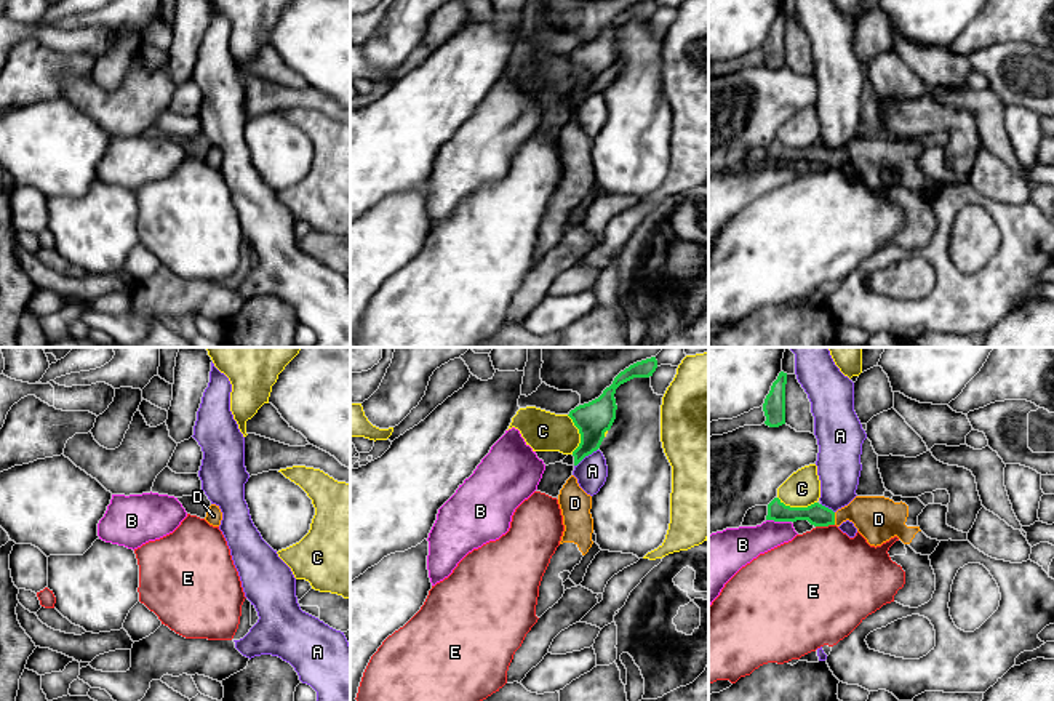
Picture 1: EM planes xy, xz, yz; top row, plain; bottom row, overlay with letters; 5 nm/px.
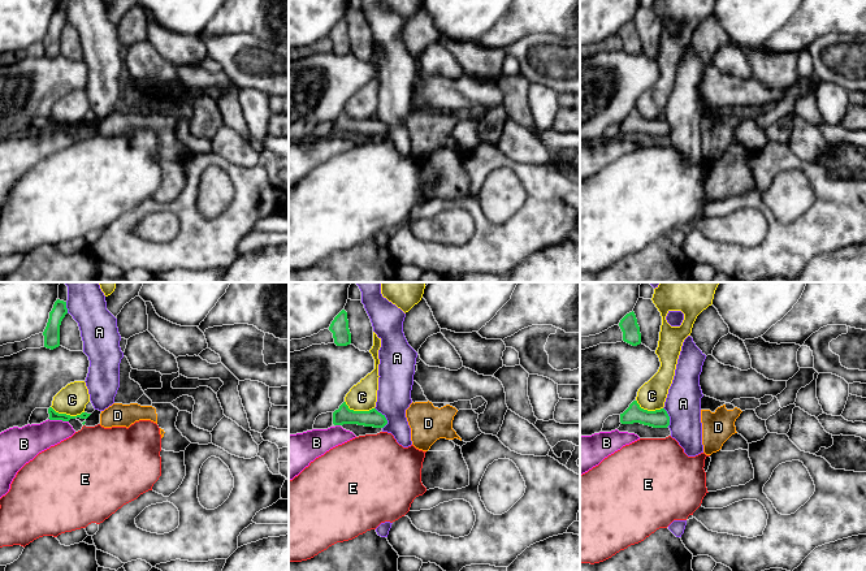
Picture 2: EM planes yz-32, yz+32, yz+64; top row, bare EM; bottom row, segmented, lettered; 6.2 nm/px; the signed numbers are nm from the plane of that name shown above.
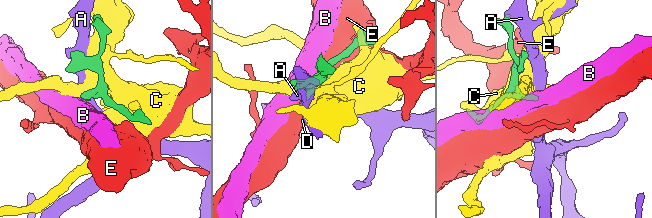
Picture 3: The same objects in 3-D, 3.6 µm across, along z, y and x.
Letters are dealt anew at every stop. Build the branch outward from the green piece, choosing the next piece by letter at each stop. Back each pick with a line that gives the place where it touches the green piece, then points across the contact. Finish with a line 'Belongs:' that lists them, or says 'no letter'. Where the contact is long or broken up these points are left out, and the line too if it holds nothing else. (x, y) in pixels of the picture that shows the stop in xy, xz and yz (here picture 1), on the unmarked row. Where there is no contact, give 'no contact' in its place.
D: yz (834, 160) | across yz (816, 156), (834, 160), (878, 160)
Belongs: D

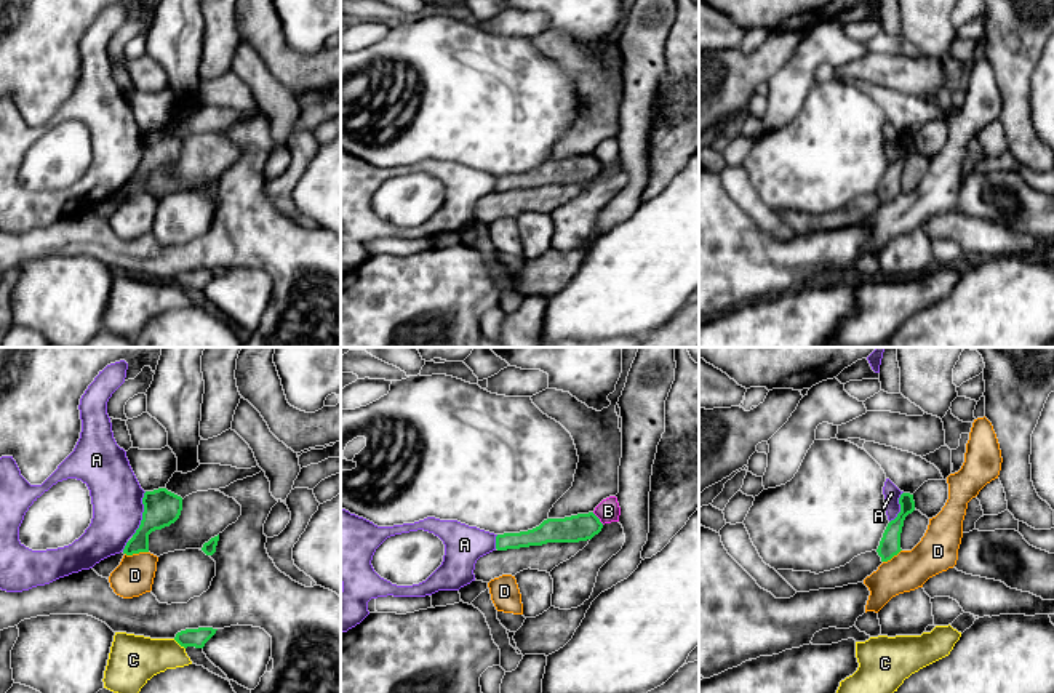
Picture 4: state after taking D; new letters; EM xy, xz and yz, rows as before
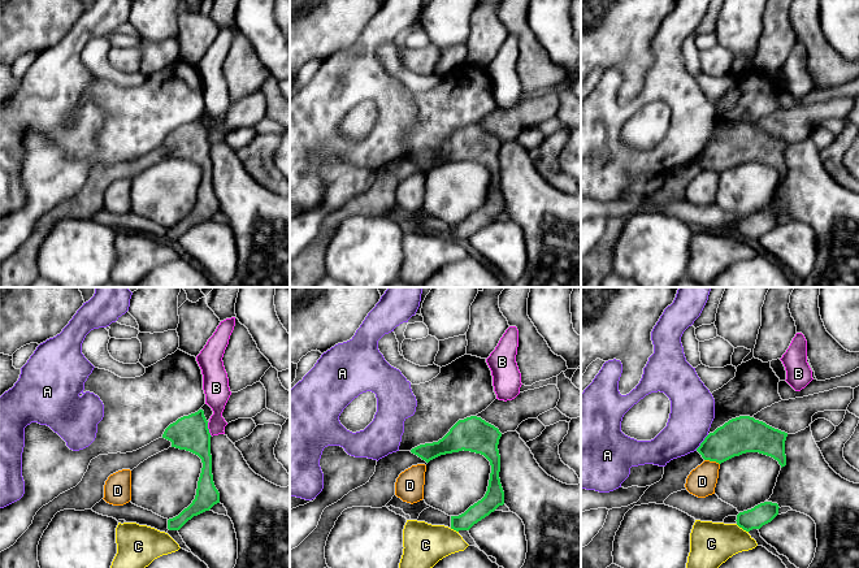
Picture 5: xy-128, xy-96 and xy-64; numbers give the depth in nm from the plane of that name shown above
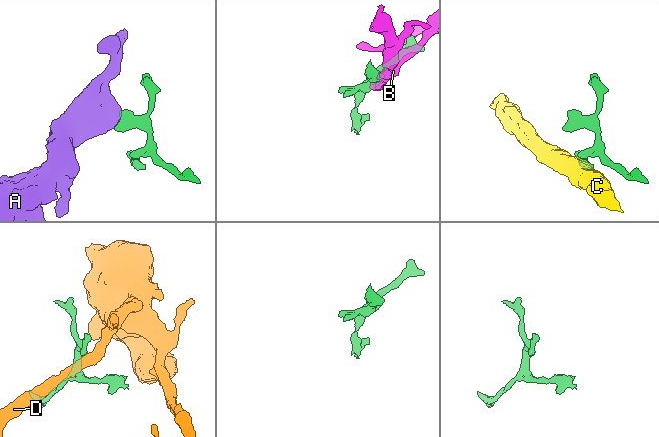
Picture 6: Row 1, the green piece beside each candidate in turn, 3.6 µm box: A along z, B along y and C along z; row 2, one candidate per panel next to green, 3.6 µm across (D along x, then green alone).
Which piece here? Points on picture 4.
Belongs: no letter

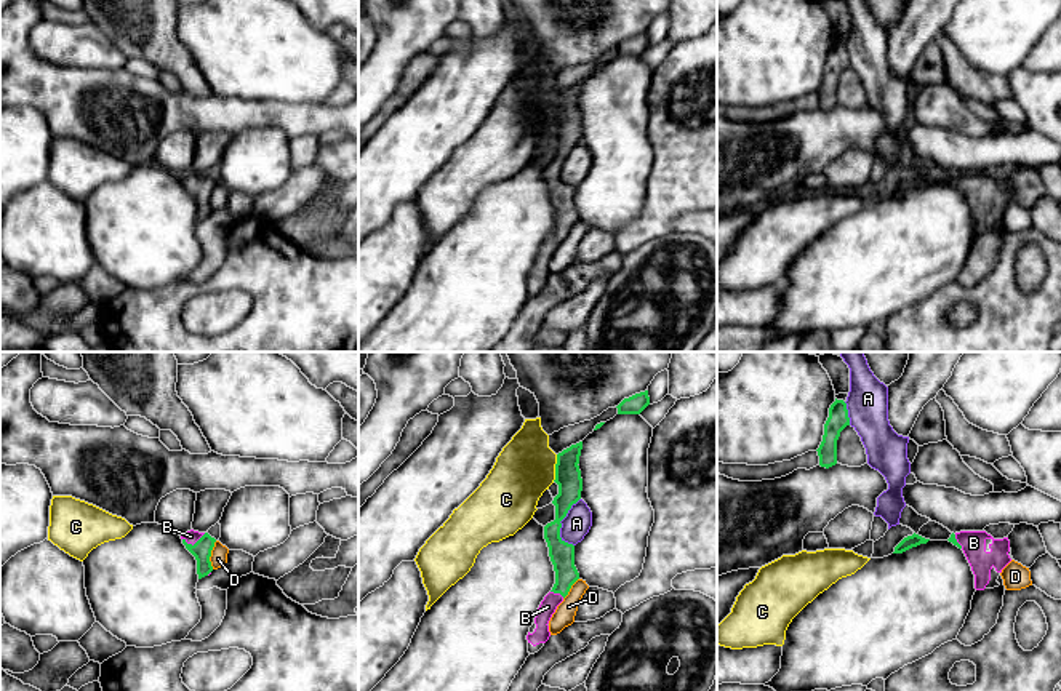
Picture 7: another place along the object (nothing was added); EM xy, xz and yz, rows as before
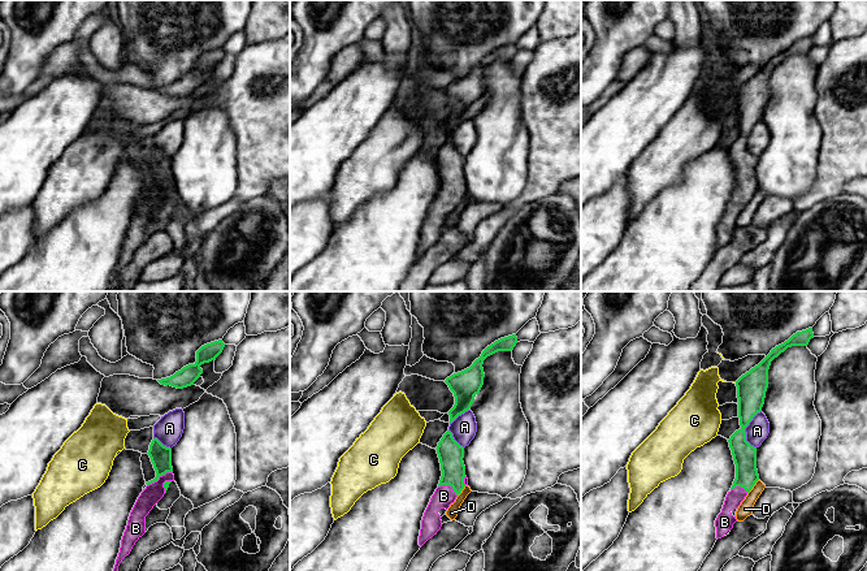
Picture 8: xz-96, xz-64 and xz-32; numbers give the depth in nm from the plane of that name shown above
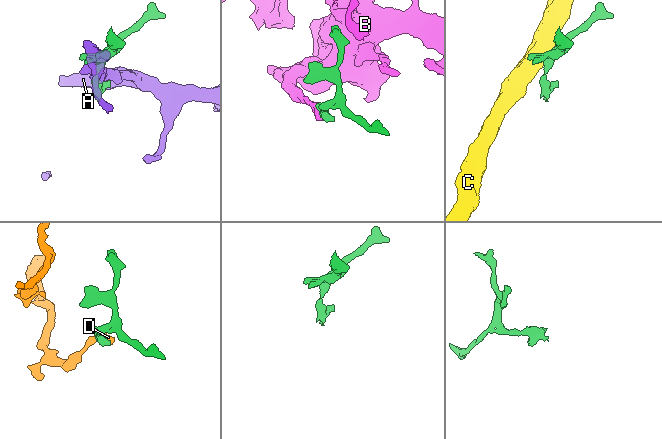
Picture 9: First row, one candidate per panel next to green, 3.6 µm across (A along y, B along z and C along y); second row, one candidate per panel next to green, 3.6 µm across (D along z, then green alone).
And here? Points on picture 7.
B: xy (196, 184) | across xy (202, 191), (196, 184), (191, 178)
Belongs: B

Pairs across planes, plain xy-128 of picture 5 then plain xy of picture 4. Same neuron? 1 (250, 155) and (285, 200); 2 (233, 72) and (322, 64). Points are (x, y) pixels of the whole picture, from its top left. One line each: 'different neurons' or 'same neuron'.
1: same neuron
2: same neuron

